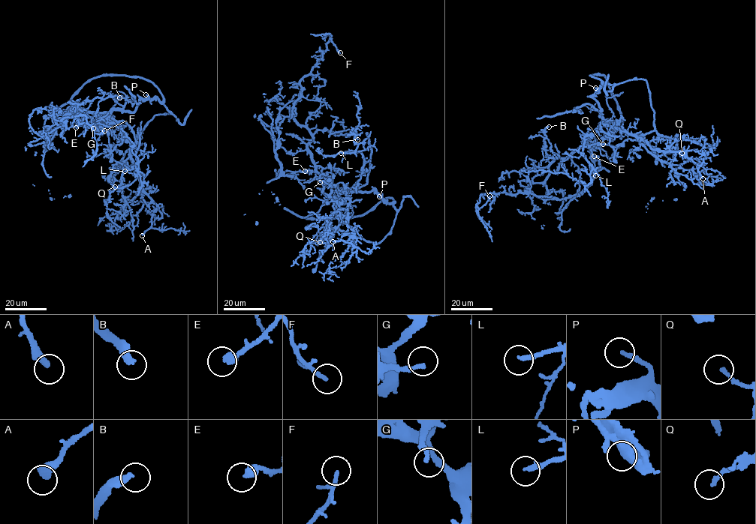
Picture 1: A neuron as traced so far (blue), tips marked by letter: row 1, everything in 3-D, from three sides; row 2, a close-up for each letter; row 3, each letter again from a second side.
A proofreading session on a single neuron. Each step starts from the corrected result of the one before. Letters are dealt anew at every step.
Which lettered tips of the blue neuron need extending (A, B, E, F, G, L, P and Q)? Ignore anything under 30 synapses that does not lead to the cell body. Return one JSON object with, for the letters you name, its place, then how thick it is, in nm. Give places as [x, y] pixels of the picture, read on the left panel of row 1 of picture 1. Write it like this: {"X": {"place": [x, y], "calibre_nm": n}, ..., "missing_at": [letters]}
{"B": {"place": [119, 97], "calibre_nm": 320}, "E": {"place": [76, 127], "calibre_nm": 400}, "G": {"place": [93, 128], "calibre_nm": 190}, "L": {"place": [124, 171], "calibre_nm": 240}, "missing_at": ["B", "E", "G", "L"]}

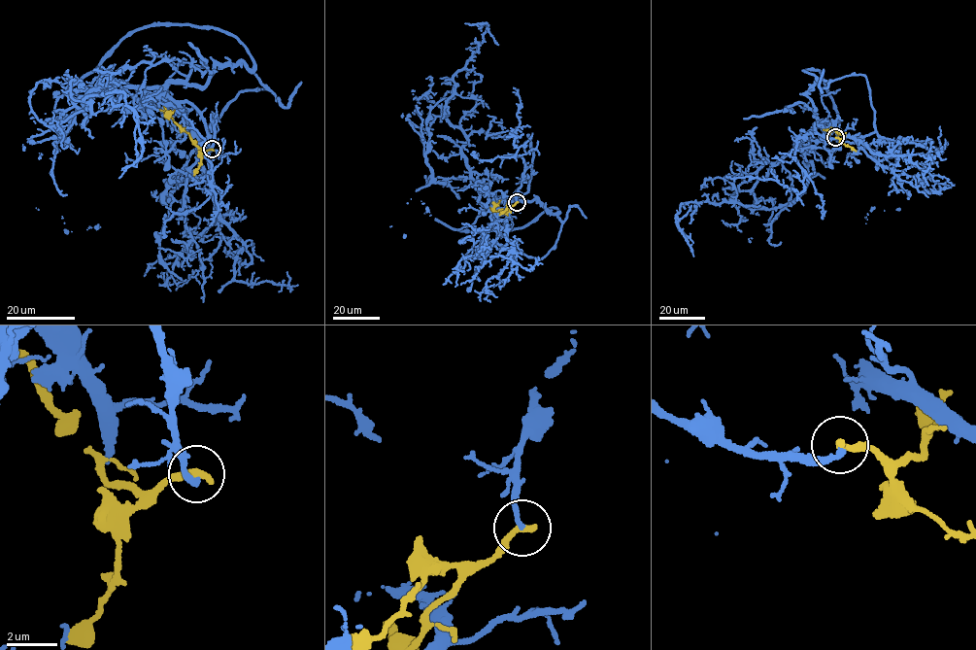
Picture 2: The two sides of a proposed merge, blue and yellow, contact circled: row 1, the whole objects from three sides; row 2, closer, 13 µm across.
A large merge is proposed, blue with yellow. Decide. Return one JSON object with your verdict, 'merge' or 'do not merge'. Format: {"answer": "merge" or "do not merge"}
{"answer": "do not merge"}

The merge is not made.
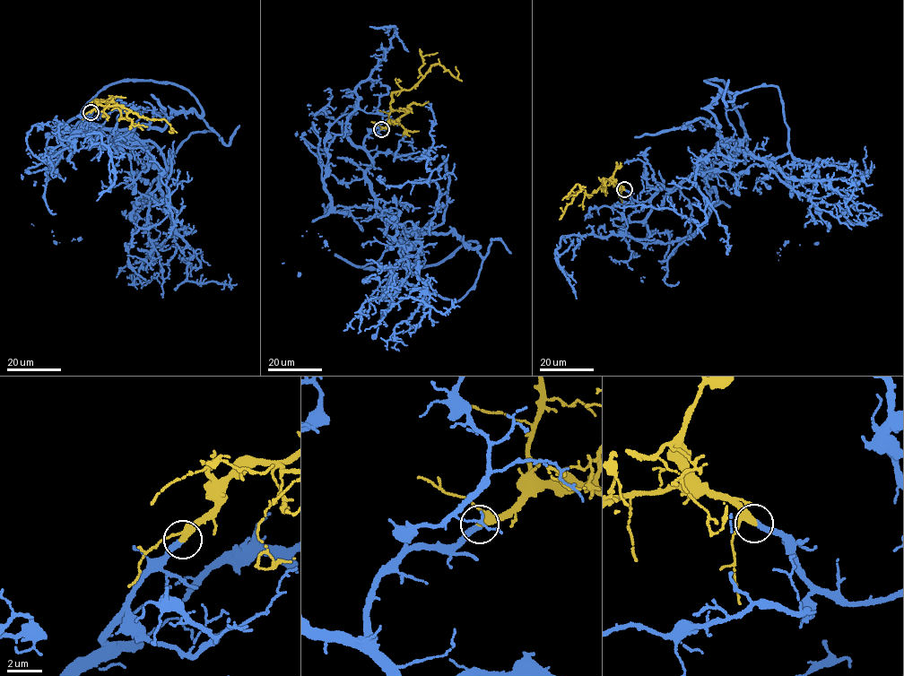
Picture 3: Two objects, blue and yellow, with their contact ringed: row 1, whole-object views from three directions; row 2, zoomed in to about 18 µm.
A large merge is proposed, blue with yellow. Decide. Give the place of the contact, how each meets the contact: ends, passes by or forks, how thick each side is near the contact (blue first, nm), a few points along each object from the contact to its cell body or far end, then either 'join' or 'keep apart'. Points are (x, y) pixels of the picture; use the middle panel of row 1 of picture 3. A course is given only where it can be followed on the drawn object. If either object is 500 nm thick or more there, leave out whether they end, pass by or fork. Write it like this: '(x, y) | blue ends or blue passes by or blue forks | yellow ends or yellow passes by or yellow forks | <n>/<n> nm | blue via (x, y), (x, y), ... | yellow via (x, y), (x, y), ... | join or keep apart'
(381, 129) | blue ends | yellow passes by | 320/320 nm | blue via (381, 129), (364, 142), (367, 182), (421, 245), (397, 293), (389, 300), (375, 278), (282, 264) | yellow via (381, 129), (387, 125), (394, 92), (415, 86), (432, 64), (442, 65), (457, 78), (456, 66) | join

